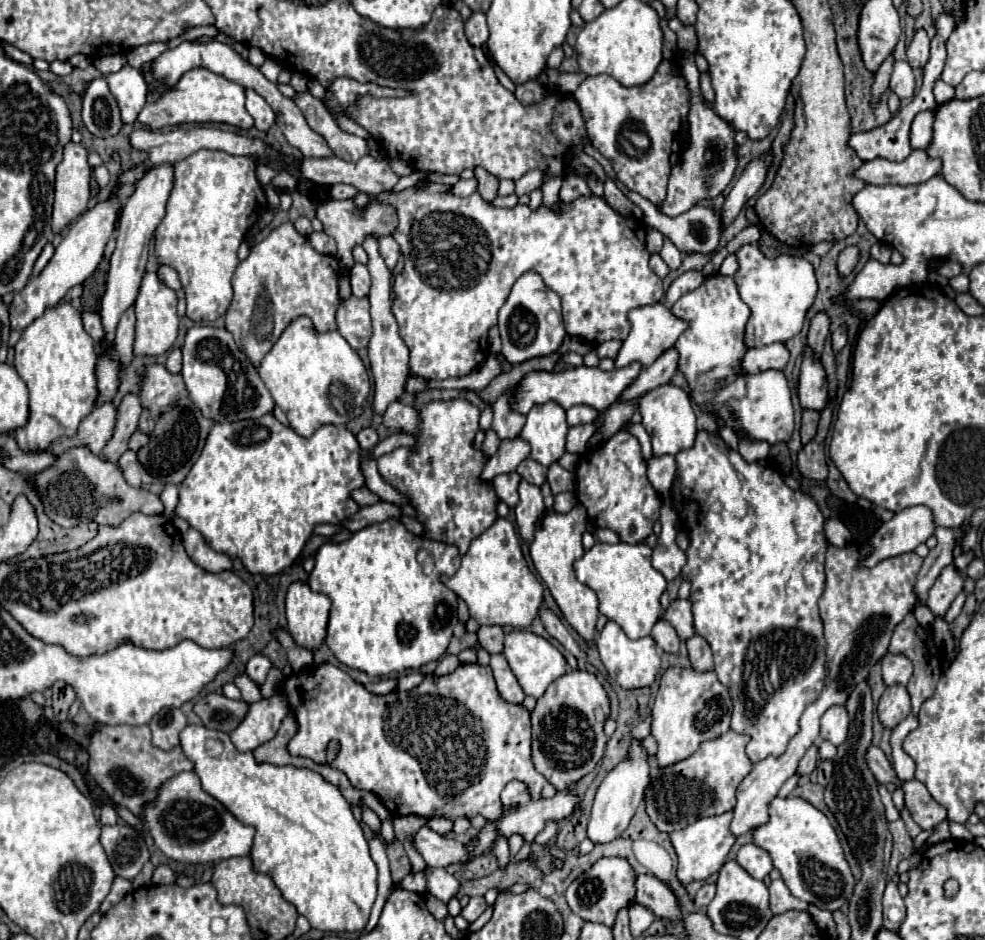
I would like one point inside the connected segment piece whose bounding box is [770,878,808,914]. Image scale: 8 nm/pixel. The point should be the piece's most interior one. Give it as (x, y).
(781, 900)

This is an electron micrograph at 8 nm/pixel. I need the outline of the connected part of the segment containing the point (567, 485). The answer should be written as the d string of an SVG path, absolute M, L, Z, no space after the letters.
M554 463L547 469L547 482L554 494L574 490L576 488L576 476L564 468L560 468L558 463Z

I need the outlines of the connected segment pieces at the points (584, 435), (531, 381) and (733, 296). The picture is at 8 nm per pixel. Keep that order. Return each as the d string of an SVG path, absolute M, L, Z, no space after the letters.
M600 414L600 418L596 422L592 422L590 426L574 426L574 428L570 428L570 432L566 436L566 452L582 454L586 450L586 444L590 440L590 436L596 432L596 428L602 422L604 422L604 414Z
M632 362L624 368L614 368L610 372L604 372L600 368L588 368L588 366L580 366L580 368L566 368L562 372L530 372L522 384L514 390L516 398L512 400L514 410L518 410L520 414L528 414L534 406L540 406L544 402L558 402L564 410L576 406L576 404L588 404L594 406L596 410L606 410L608 406L612 406L618 396L638 378L642 370L640 362Z
M708 276L704 284L688 294L684 294L674 306L672 312L678 318L688 320L688 330L678 338L676 350L680 352L680 372L686 376L690 388L692 388L692 398L702 410L716 410L720 418L726 420L728 426L740 428L748 434L752 440L766 440L770 444L776 442L788 442L794 432L794 408L792 408L792 398L790 398L790 388L788 380L780 370L766 370L762 374L746 376L740 370L742 356L748 350L744 344L744 326L750 318L750 308L742 302L734 278L730 276Z

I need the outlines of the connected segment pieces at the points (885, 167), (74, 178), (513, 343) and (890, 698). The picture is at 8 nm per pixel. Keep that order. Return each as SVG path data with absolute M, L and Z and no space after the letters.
M912 150L912 154L902 162L890 162L890 160L870 160L864 162L856 176L862 178L866 184L922 184L930 180L934 174L938 174L942 168L940 158L930 158L926 150Z
M68 142L64 146L64 158L56 168L52 216L54 232L62 232L86 210L90 200L90 176L92 168L88 166L86 146Z
M534 272L522 274L514 282L508 300L500 308L498 328L502 338L502 354L510 364L520 364L530 358L554 354L566 336L558 294L546 288L546 284L538 274Z
M902 684L888 686L884 690L884 694L880 696L880 702L878 702L880 722L892 730L910 712L912 712L912 706L910 706L910 696L908 696L906 686L902 686Z

